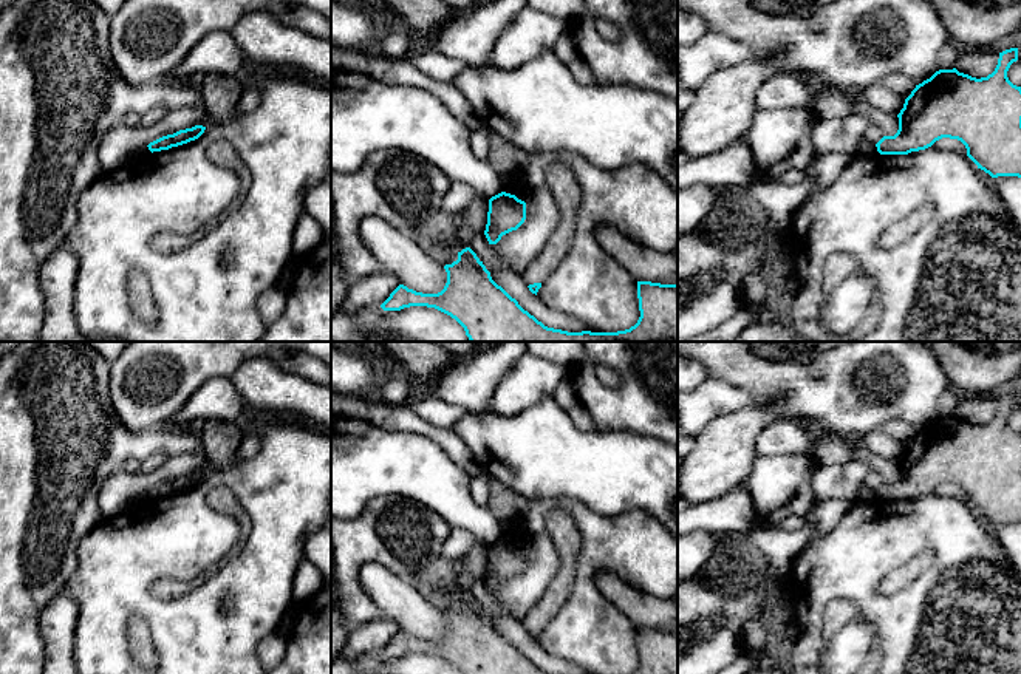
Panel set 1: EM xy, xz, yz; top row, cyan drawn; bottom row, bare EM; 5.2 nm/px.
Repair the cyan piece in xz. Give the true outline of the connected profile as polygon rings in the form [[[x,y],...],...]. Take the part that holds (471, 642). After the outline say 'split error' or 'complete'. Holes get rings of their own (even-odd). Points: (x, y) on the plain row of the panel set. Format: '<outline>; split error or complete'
[[[470,594],[458,598],[458,606],[444,615],[447,629],[441,638],[422,640],[399,631],[381,654],[384,657],[435,654],[463,674],[548,674],[492,626]]]; complete

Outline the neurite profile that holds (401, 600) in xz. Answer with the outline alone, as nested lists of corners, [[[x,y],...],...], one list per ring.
[[[376,563],[359,569],[364,592],[401,631],[422,640],[438,640],[447,629],[444,611],[432,604],[416,581],[401,578]]]

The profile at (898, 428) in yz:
[[[902,419],[888,420],[882,430],[903,445],[916,434],[914,428]]]

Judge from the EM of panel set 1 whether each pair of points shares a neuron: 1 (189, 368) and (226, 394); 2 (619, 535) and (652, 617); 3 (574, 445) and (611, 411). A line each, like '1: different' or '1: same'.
1: different
2: different
3: different

